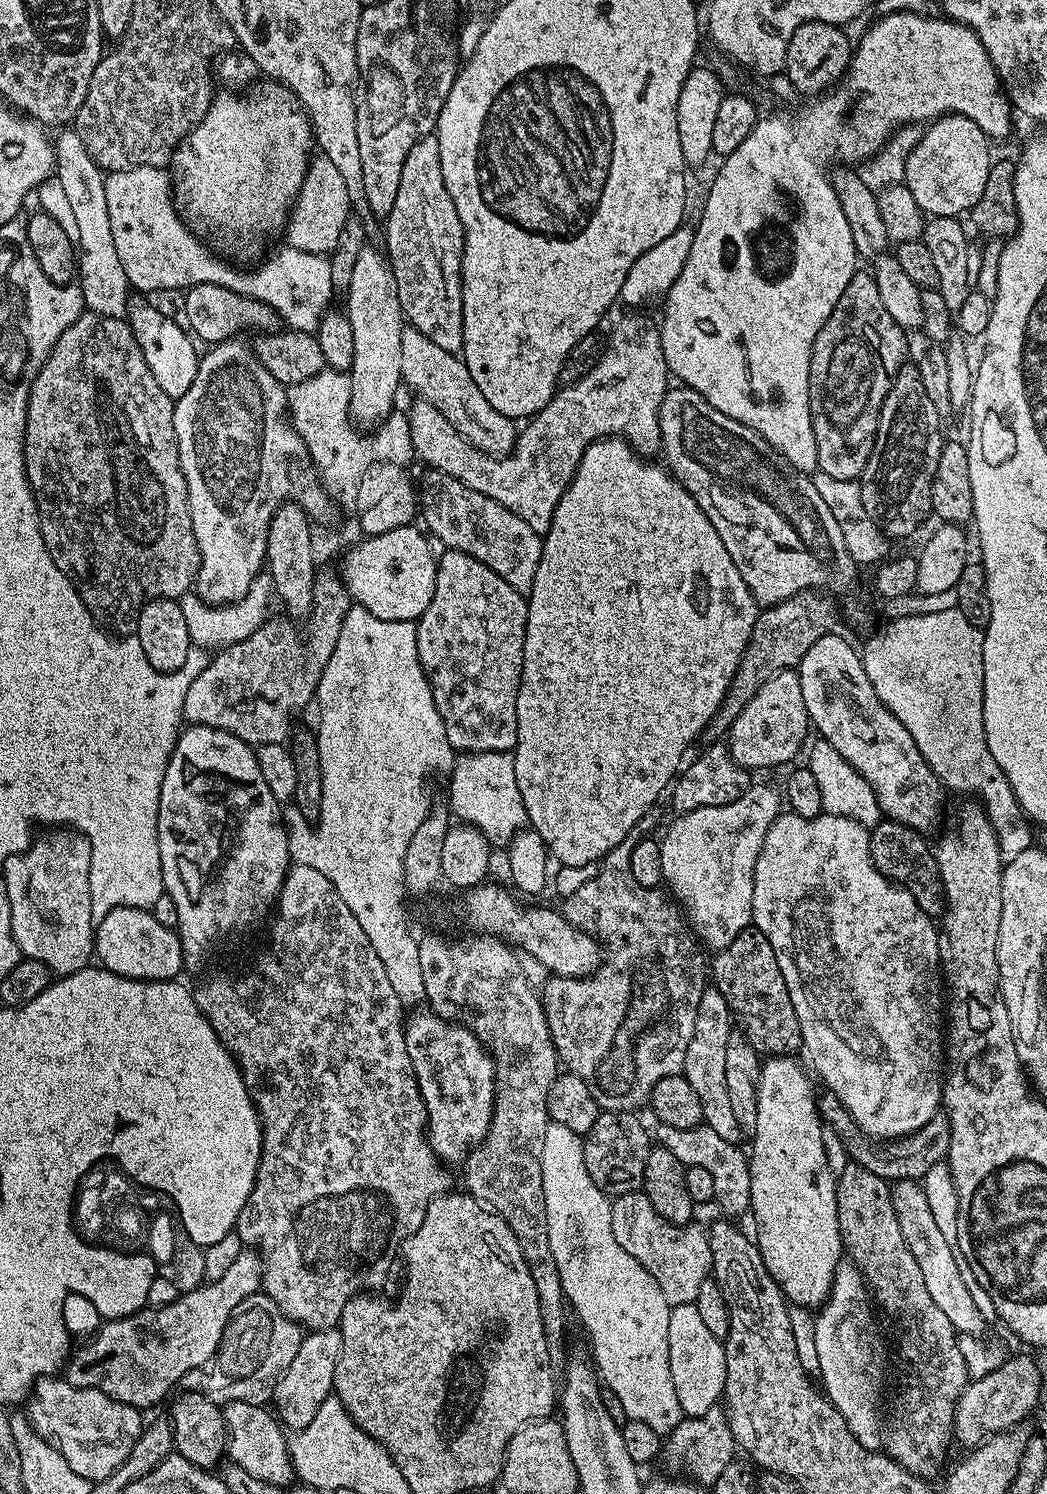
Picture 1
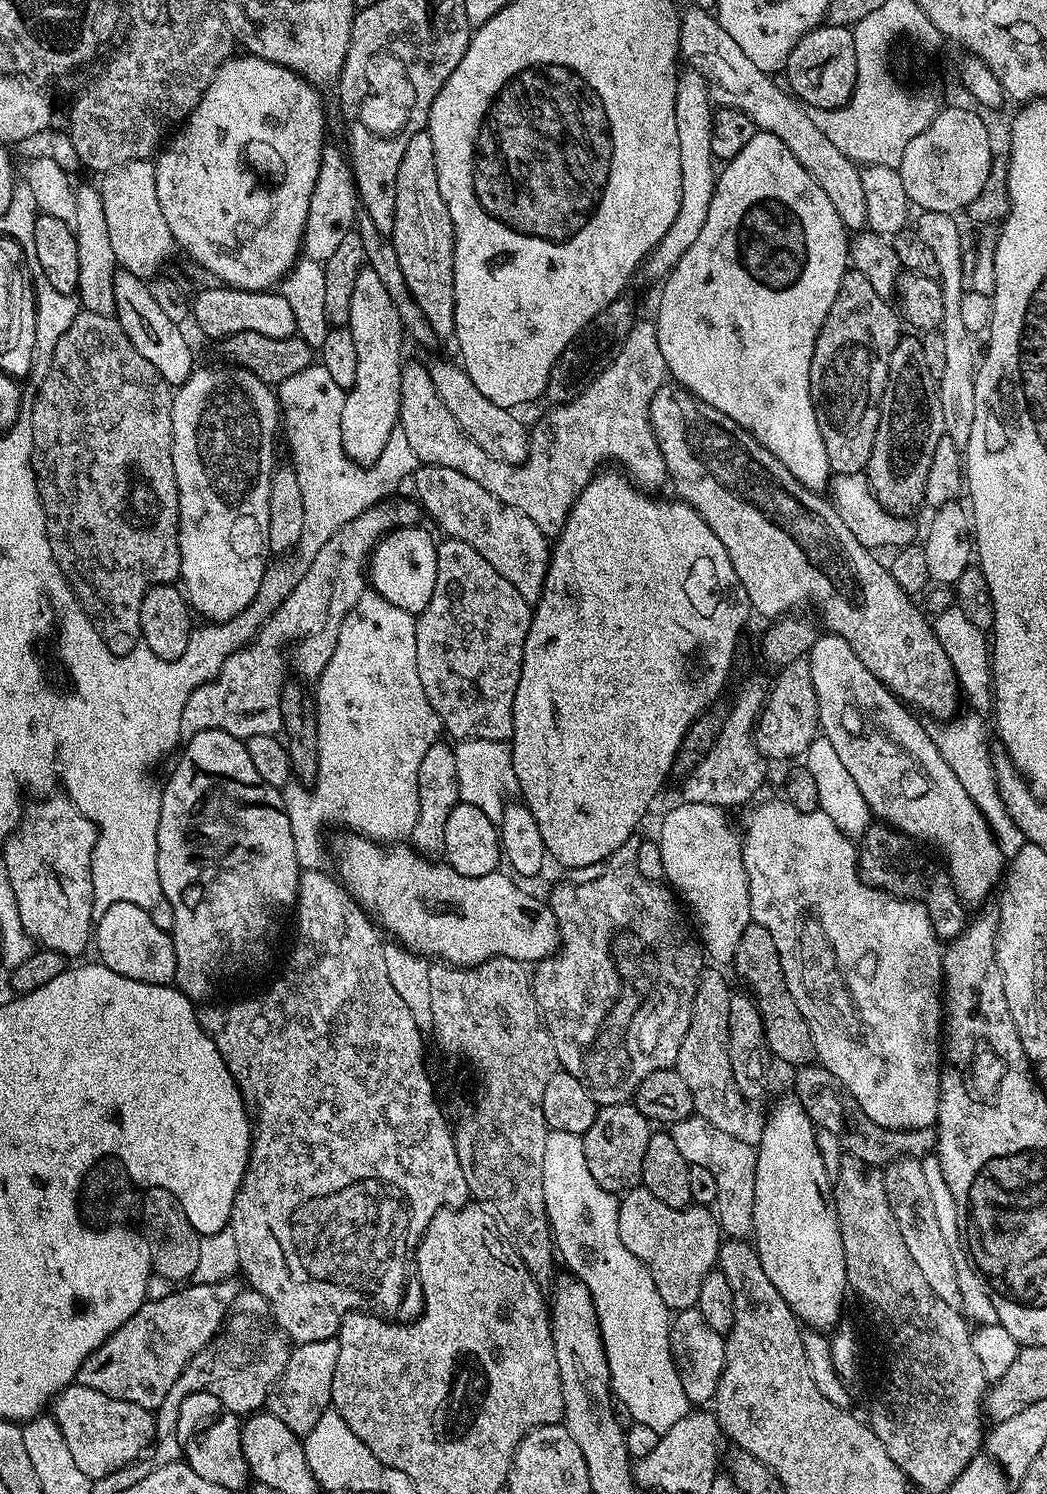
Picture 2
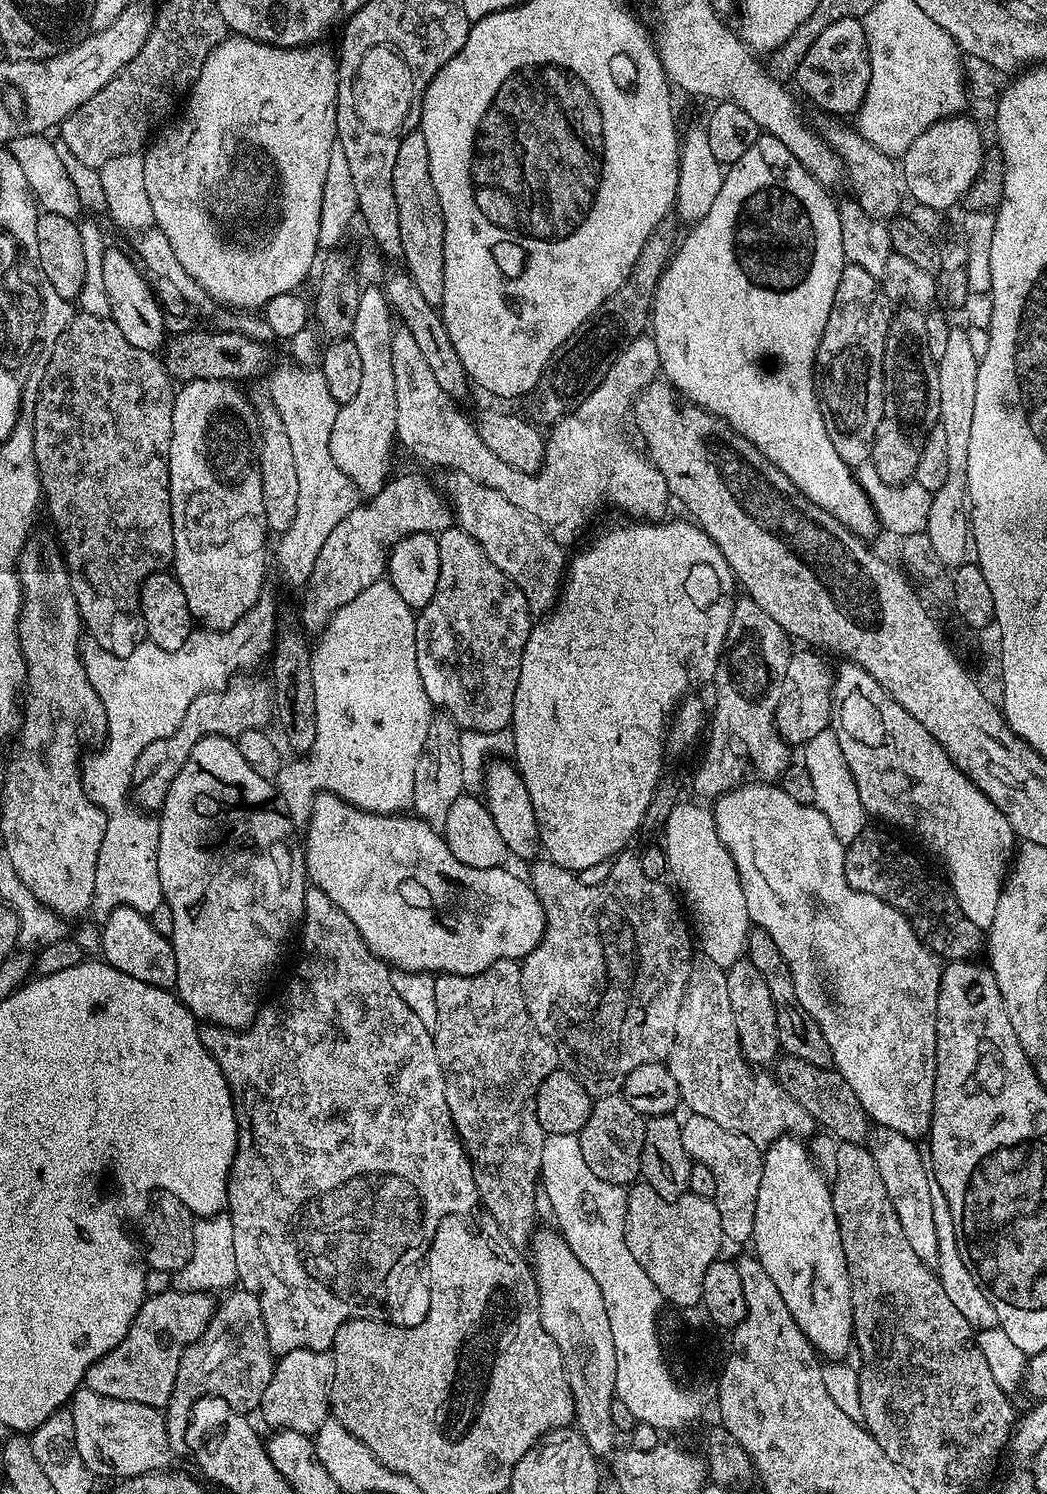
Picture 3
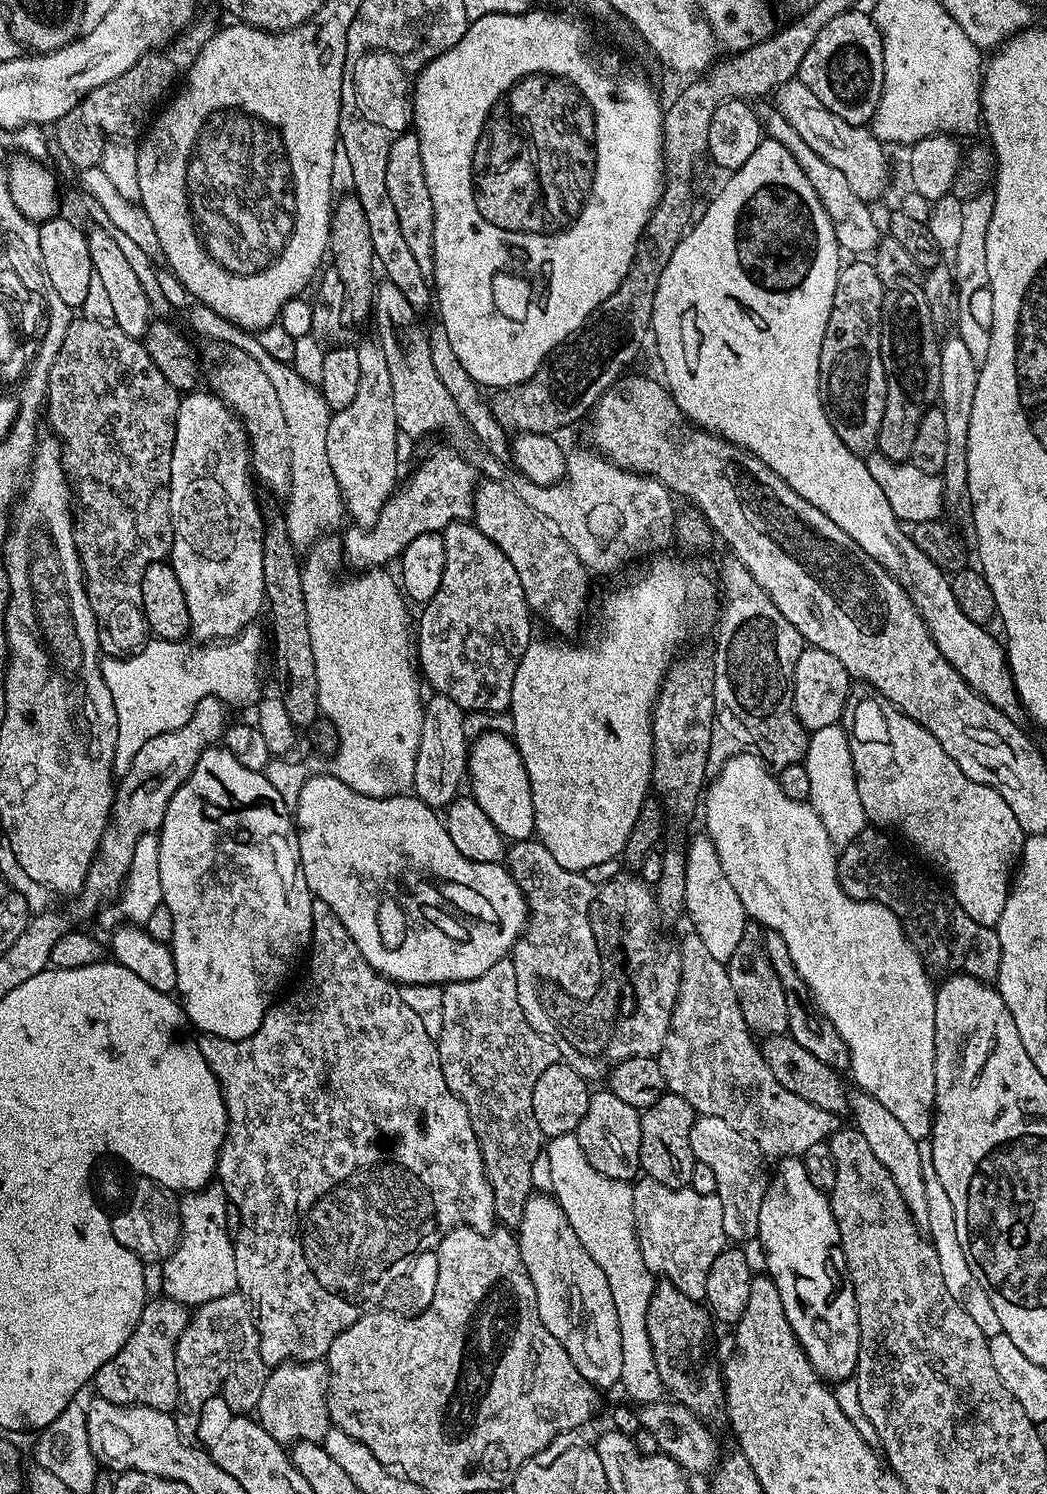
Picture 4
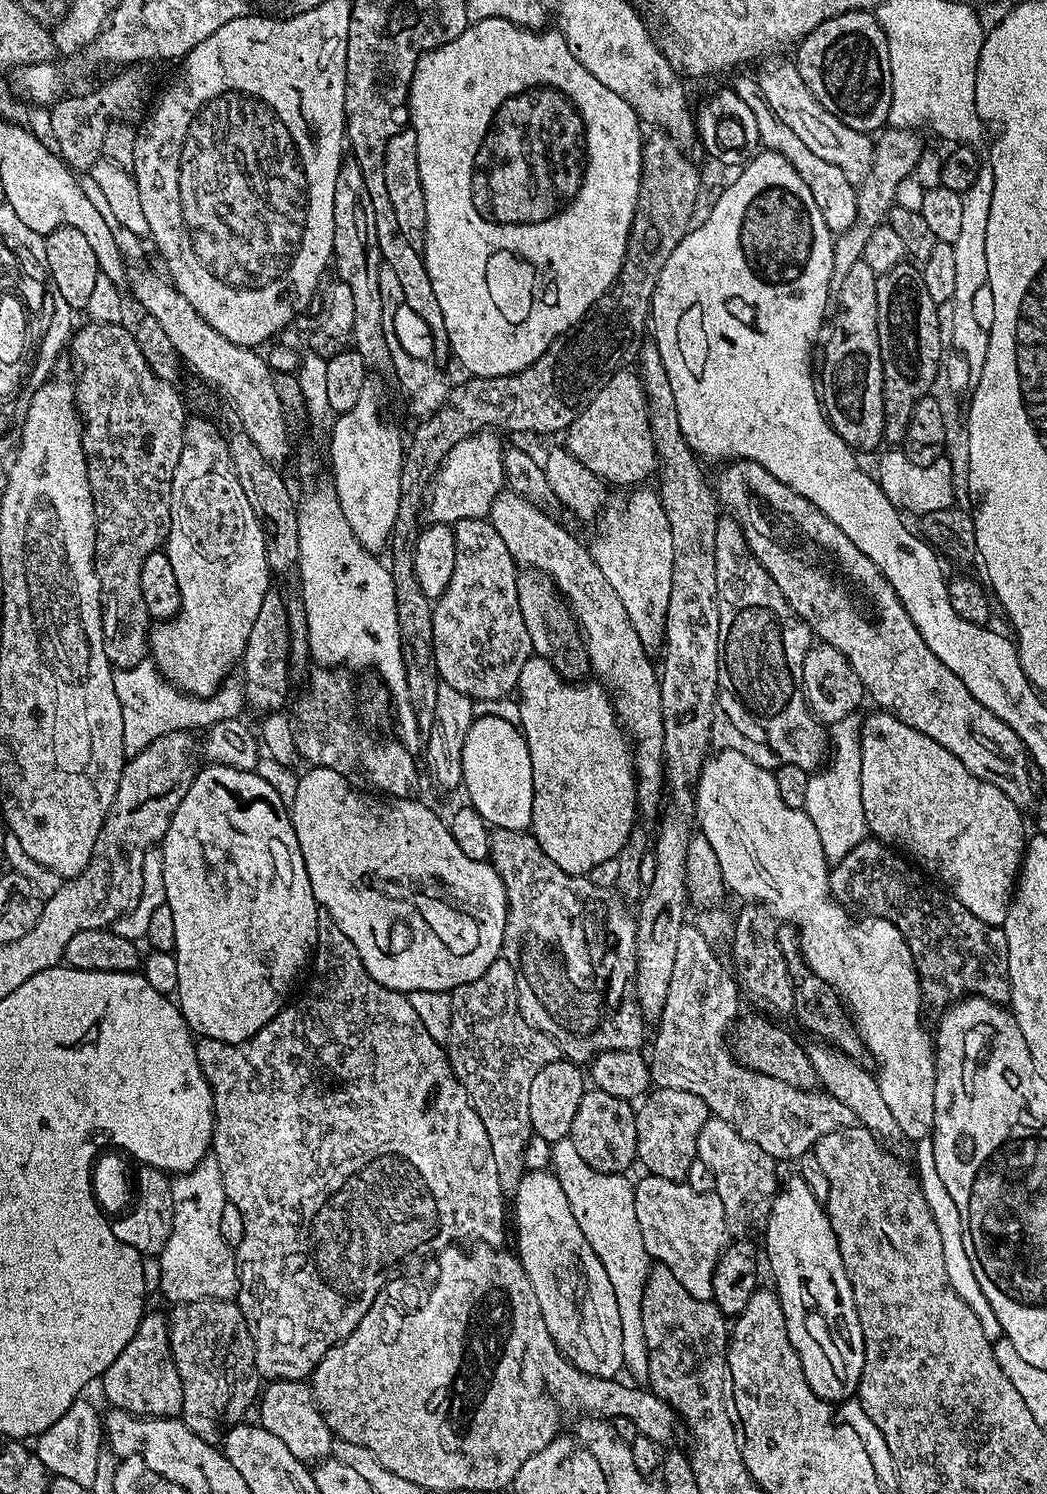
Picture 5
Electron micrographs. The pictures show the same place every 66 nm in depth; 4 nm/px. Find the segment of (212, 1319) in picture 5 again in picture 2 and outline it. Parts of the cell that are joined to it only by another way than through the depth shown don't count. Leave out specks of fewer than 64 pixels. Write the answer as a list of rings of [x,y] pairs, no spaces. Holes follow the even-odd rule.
[[[242,1290],[238,1294],[238,1298],[234,1298],[234,1302],[224,1318],[224,1325],[217,1332],[216,1337],[198,1354],[194,1354],[190,1358],[190,1362],[182,1370],[178,1382],[174,1382],[174,1386],[170,1386],[170,1394],[166,1394],[162,1406],[155,1409],[156,1439],[150,1452],[150,1456],[156,1459],[154,1461],[155,1467],[161,1468],[167,1464],[178,1464],[184,1460],[184,1444],[178,1438],[178,1414],[186,1397],[195,1392],[209,1392],[217,1396],[221,1404],[234,1413],[255,1413],[267,1405],[268,1395],[272,1393],[277,1378],[286,1370],[289,1351],[290,1341],[276,1327],[276,1320],[272,1317],[272,1311],[266,1298],[262,1298],[262,1294],[251,1290]]]

